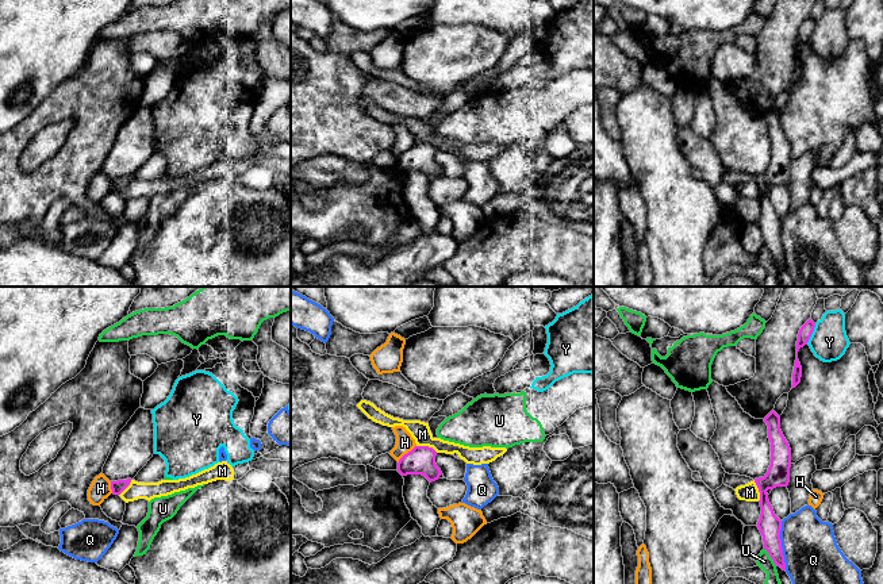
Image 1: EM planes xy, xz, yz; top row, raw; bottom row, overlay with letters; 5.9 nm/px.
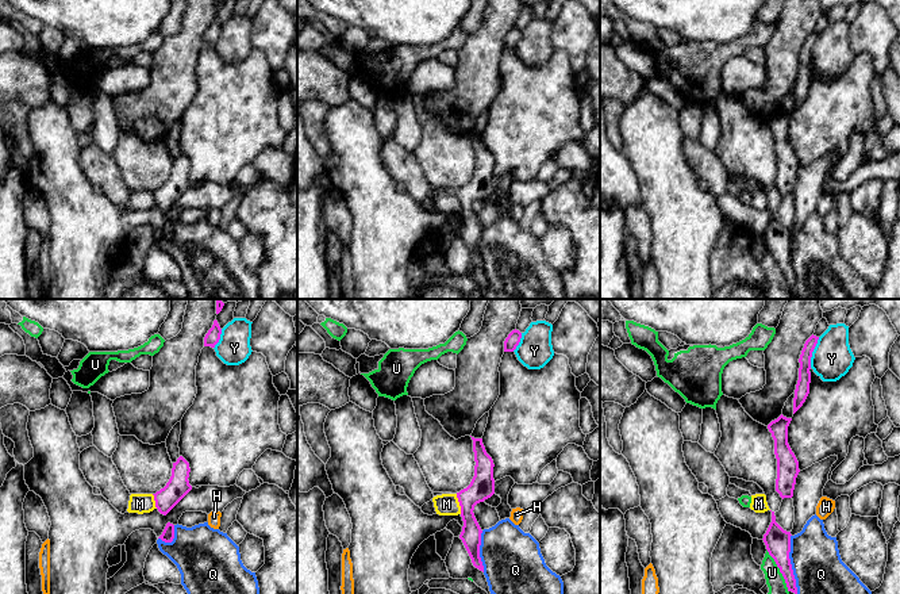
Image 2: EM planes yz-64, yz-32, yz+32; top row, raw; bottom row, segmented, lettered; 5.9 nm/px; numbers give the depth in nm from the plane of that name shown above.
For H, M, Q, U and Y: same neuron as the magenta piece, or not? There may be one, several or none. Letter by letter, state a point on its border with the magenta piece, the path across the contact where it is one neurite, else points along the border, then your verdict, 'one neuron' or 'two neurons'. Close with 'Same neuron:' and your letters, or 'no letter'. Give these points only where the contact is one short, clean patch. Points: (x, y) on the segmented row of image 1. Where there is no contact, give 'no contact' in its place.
H: contact xz (407, 453); border xz (415, 445), (398, 463); two neurons
M: contact yz (759, 491); border yz (753, 480), (759, 492), (759, 500); two neurons
Q: contact yz (780, 545); two neurons
U: contact yz (771, 557); two neurons
Y: contact yz (812, 333); two neurons
Same neuron: no letter

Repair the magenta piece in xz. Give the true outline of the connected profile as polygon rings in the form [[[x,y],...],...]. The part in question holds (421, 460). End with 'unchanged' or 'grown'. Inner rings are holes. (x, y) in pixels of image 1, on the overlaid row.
[[[415,446],[398,462],[398,472],[402,476],[422,474],[430,483],[439,479],[441,469],[435,464],[437,452],[429,446]]] | unchanged

